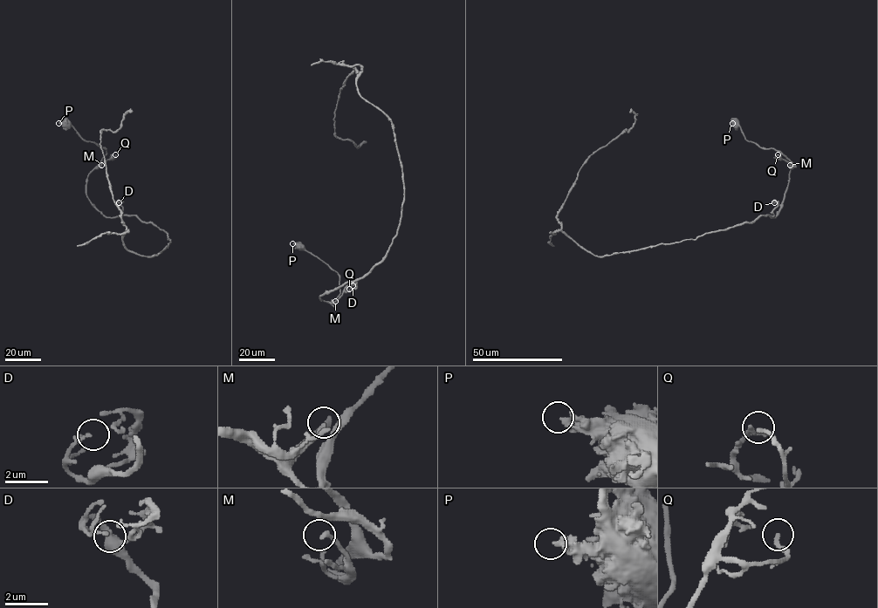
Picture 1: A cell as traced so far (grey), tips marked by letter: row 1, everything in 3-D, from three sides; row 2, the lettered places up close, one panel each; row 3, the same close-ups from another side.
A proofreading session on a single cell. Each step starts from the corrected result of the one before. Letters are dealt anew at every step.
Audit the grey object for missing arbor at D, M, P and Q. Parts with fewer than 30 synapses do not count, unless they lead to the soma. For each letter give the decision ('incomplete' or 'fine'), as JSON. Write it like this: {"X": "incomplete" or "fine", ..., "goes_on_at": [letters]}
{"D": "fine", "M": "fine", "P": "fine", "Q": "fine", "goes_on_at": []}

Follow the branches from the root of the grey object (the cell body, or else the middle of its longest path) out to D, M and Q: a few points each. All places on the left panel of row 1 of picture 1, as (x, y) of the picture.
D: (66, 124), (84, 140), (106, 148), (106, 153), (87, 177), (89, 201), (110, 217), (122, 212), (119, 202)
M: (66, 124), (84, 140), (106, 148), (106, 153), (96, 167), (101, 165)
Q: (66, 124), (84, 140), (106, 148), (106, 153), (99, 167), (107, 160), (113, 160), (115, 154)

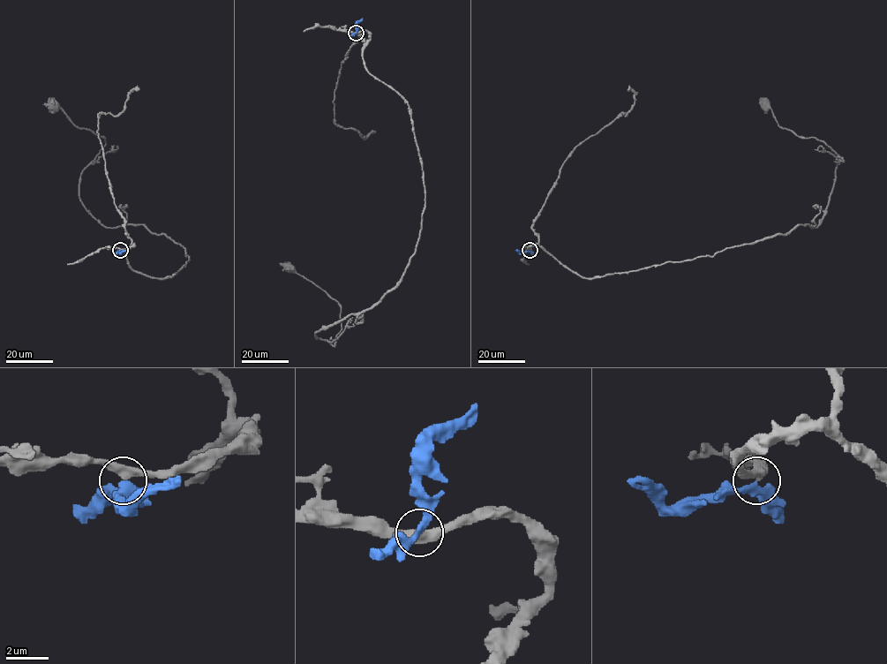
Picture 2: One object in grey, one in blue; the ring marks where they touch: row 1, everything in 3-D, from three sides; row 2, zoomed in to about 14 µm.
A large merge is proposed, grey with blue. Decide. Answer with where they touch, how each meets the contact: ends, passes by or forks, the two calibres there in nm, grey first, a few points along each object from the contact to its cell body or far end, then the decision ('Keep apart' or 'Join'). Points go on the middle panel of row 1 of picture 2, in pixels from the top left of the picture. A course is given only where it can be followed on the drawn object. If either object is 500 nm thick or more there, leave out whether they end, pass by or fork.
Place: (356, 33). At the ring grey passes by. At the ring blue passes by. Thickness 440 nm (grey) against 300 nm. Course of grey: (356, 33), (409, 109), (416, 251), (377, 303), (316, 333), (331, 342), (341, 305), (289, 270). Course of blue: (356, 33), (357, 23), (362, 18). Join

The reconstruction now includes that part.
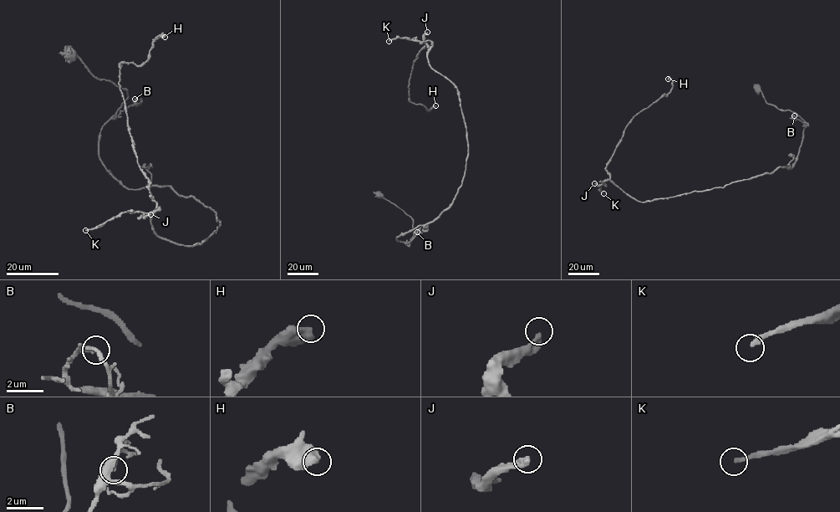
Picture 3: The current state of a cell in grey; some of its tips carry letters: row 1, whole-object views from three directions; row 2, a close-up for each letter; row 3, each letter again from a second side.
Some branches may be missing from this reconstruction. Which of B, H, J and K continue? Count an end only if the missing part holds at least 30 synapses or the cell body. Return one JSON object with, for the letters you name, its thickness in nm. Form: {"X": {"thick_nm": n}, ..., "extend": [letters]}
{"K": {"thick_nm": 240}, "extend": ["K"]}

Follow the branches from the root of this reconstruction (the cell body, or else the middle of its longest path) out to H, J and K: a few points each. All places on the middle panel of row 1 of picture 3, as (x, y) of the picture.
H: (380, 197), (412, 218), (404, 243), (397, 238), (451, 203), (466, 129), (426, 43), (409, 100), (435, 105)
J: (380, 197), (412, 218), (407, 243), (397, 238), (433, 222), (461, 184), (459, 91), (430, 66), (427, 32)
K: (380, 197), (412, 218), (407, 243), (450, 205), (468, 153), (432, 43), (389, 41)

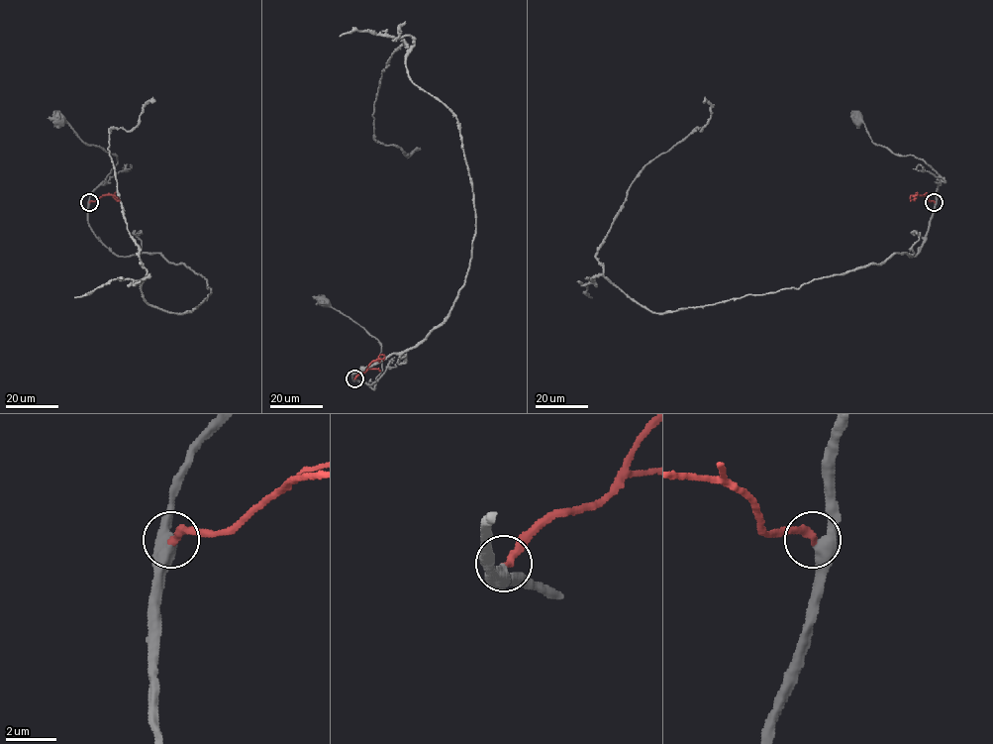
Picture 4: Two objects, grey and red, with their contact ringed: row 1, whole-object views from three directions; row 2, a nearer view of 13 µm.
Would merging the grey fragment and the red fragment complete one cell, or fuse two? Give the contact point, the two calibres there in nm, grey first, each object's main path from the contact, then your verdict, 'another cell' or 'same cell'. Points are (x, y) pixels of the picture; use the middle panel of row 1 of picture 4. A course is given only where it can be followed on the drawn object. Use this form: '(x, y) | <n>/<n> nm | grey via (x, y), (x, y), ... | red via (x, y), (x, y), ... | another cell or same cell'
(354, 378) | 480/320 nm | grey via (354, 378), (370, 384), (375, 380), (382, 371), (381, 344), (347, 316), (324, 304) | red via (354, 378), (369, 365), (384, 357), (381, 355) | same cell

